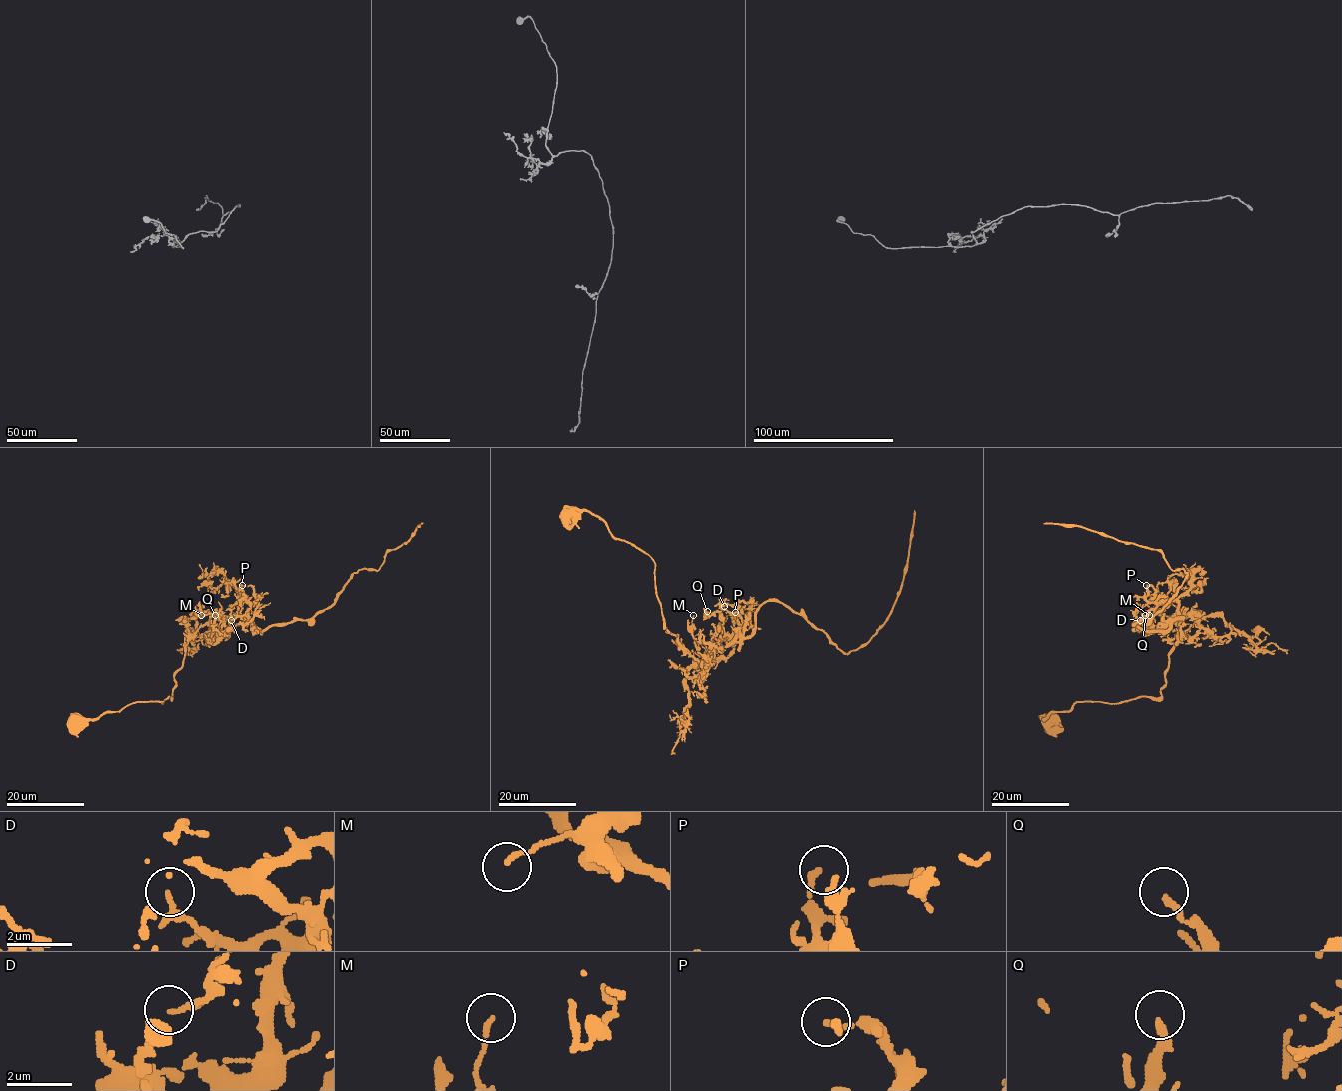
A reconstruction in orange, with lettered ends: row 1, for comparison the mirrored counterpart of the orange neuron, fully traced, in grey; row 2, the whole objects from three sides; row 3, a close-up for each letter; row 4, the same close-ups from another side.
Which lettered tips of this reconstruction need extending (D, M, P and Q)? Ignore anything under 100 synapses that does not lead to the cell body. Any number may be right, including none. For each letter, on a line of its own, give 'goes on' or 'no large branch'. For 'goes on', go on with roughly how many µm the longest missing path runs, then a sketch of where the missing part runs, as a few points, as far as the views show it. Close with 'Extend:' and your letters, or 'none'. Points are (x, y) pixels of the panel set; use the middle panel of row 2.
D: no large branch
M: no large branch
P: no large branch
Q: no large branch
Extend: none

